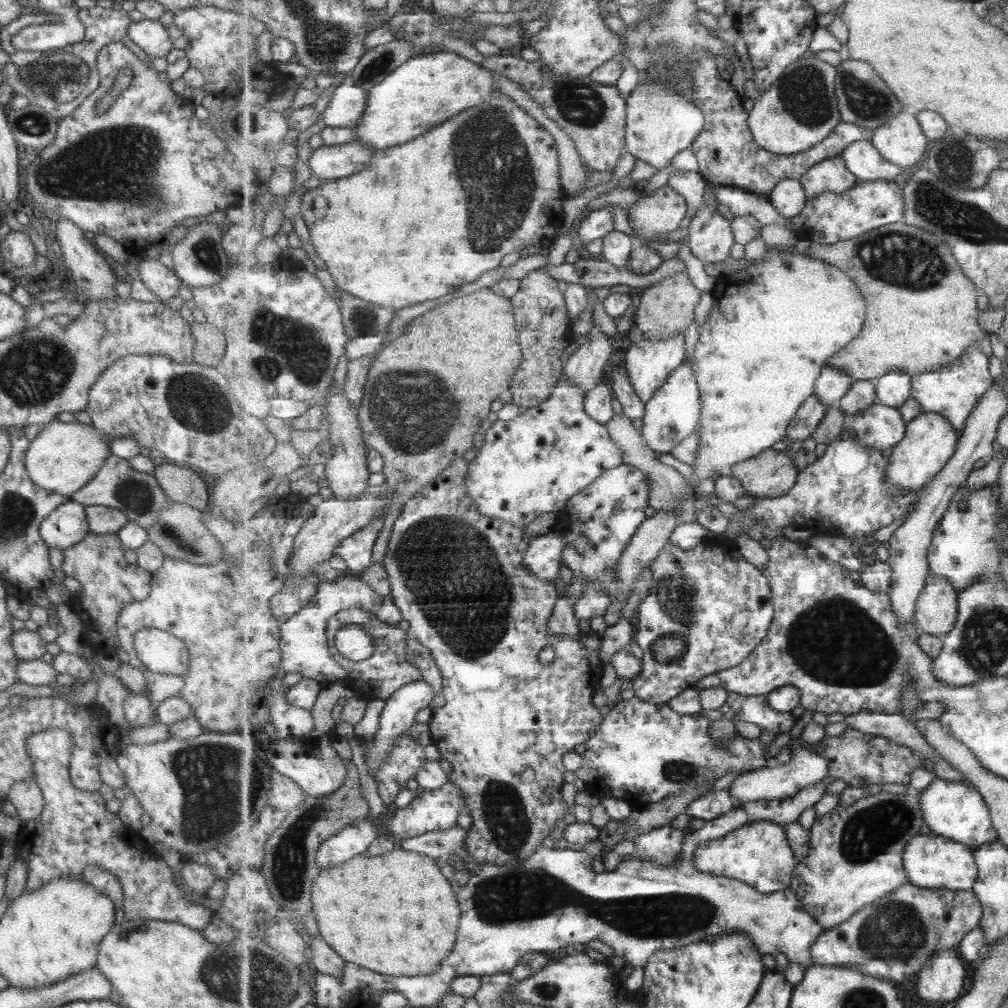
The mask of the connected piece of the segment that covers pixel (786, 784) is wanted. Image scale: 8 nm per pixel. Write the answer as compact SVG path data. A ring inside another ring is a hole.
M798 731L792 734L788 745L792 750L788 763L779 765L772 764L756 771L740 773L738 777L730 783L728 791L731 793L731 796L742 800L743 803L787 800L788 798L795 798L809 785L819 783L827 778L829 772L828 759L823 758L820 754L815 754L809 748L805 749L801 745Z

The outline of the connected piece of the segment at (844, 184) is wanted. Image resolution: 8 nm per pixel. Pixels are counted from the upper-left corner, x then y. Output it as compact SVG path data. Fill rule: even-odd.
M840 155L816 164L800 182L808 198L813 199L828 191L843 194L857 187L859 180L846 167L844 157Z

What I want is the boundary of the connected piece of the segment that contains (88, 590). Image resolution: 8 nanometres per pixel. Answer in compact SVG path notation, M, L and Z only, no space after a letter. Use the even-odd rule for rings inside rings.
M89 532L81 542L62 551L61 570L81 585L80 593L76 597L70 596L66 603L81 621L82 642L92 649L94 657L115 657L118 650L116 620L119 611L126 604L143 600L150 591L151 573L125 562L124 550L115 533Z

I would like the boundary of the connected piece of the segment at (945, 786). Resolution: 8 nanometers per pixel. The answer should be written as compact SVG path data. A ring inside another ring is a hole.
M937 777L937 780L921 793L921 798L929 833L962 842L974 849L999 840L998 830L994 826L988 803L974 785Z

